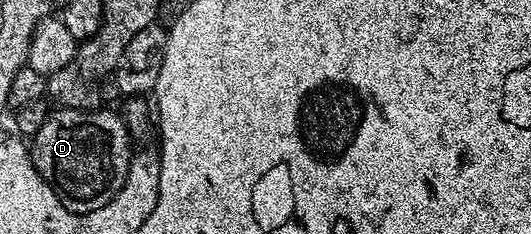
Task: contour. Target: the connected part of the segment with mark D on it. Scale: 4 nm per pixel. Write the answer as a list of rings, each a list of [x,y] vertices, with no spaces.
[[[59,107],[56,110],[56,113],[55,110],[48,112],[40,130],[30,138],[31,162],[69,211],[74,213],[97,211],[97,207],[105,207],[105,203],[112,201],[127,182],[127,172],[131,169],[133,160],[132,135],[127,130],[127,124],[123,122],[122,116],[118,112],[110,113],[106,107],[90,111],[66,107]]]

